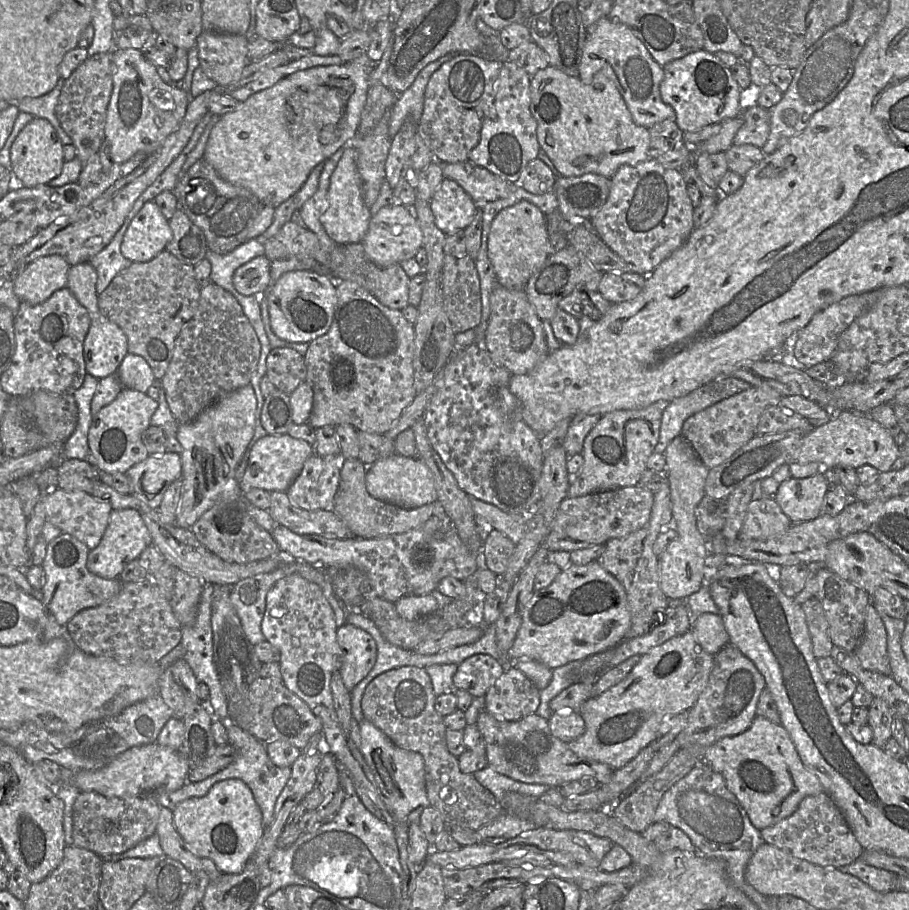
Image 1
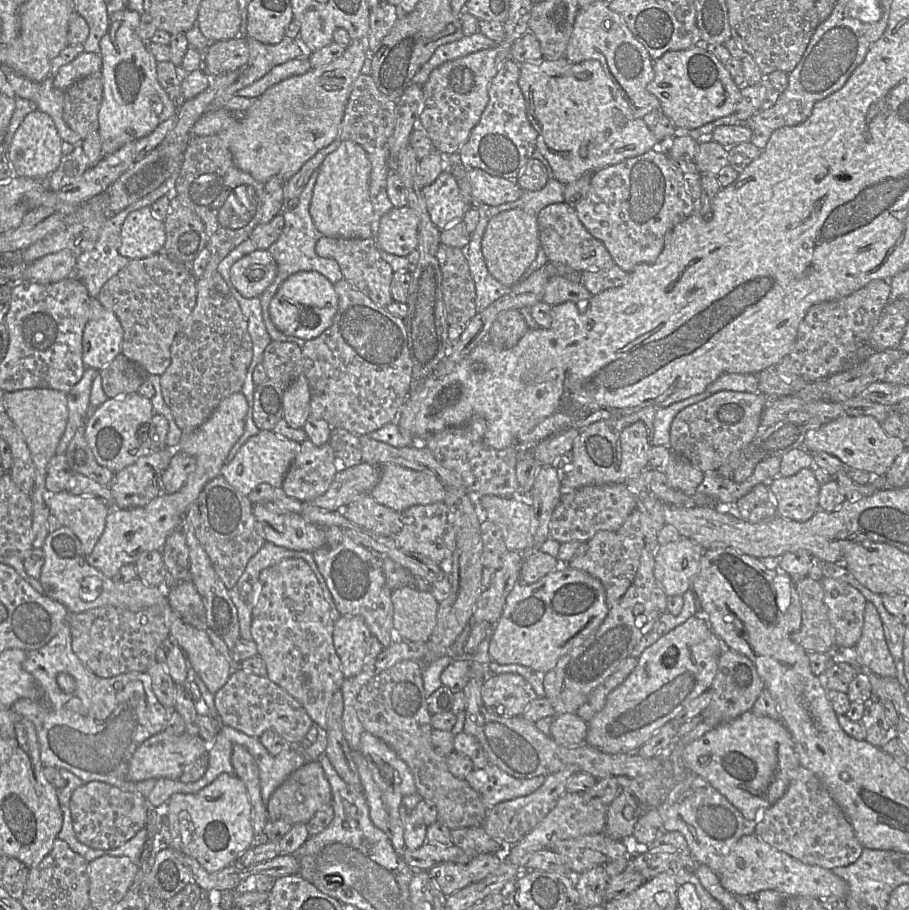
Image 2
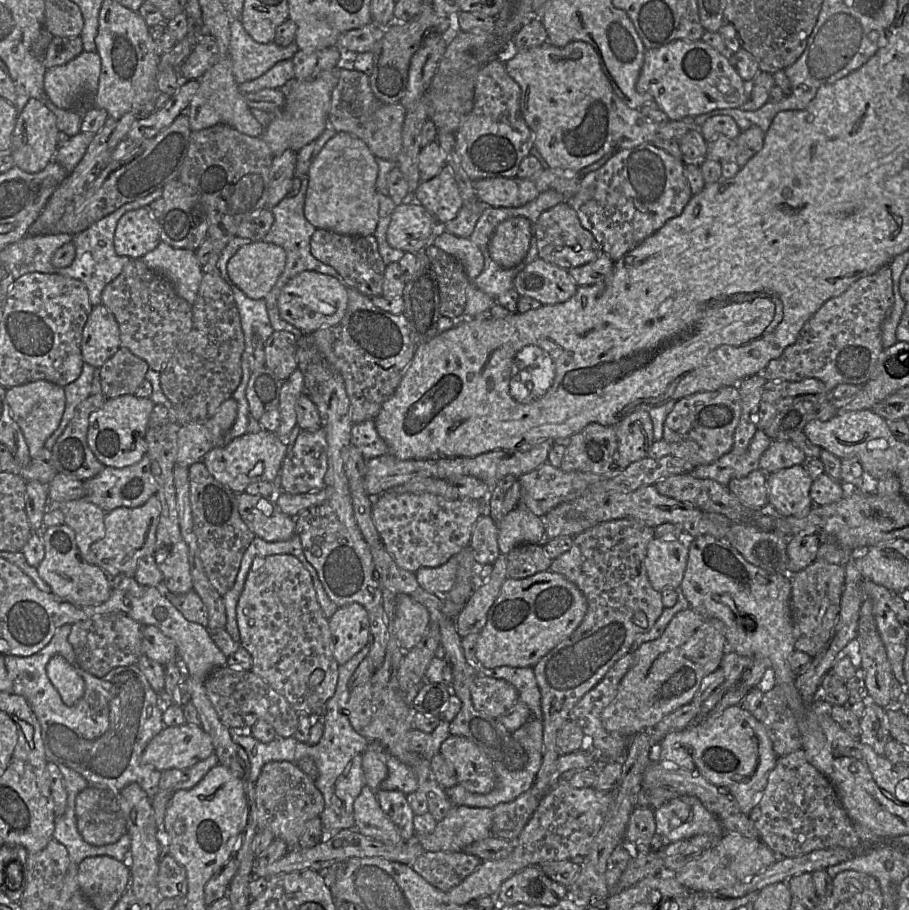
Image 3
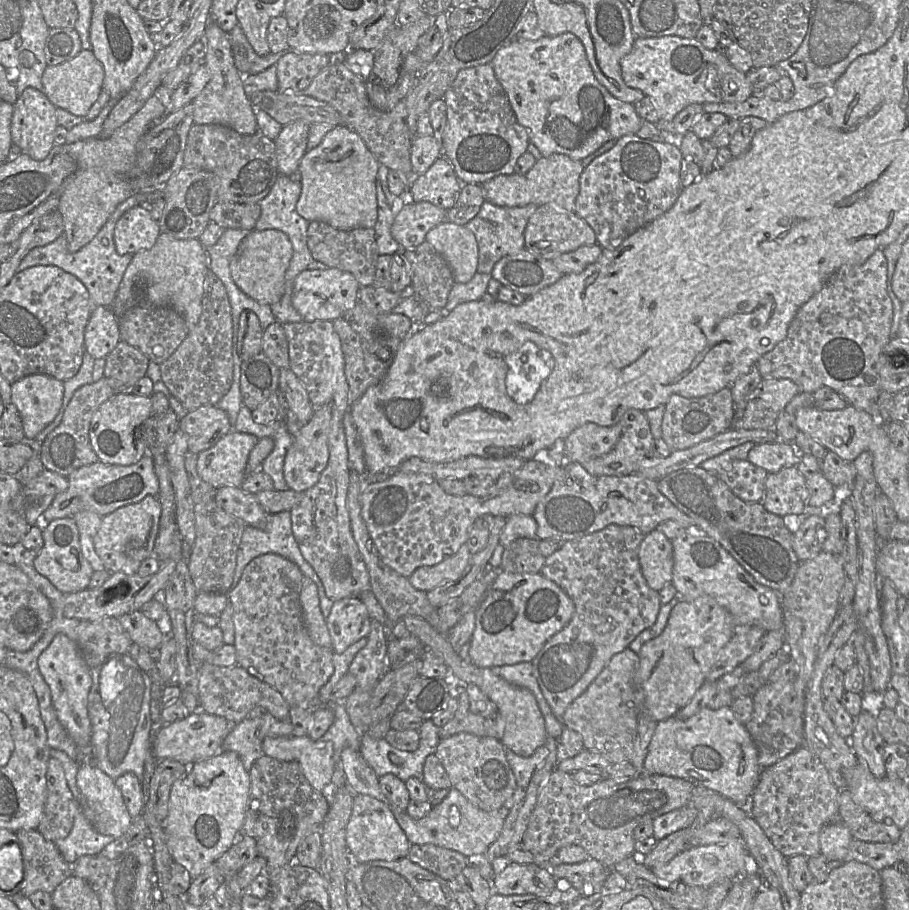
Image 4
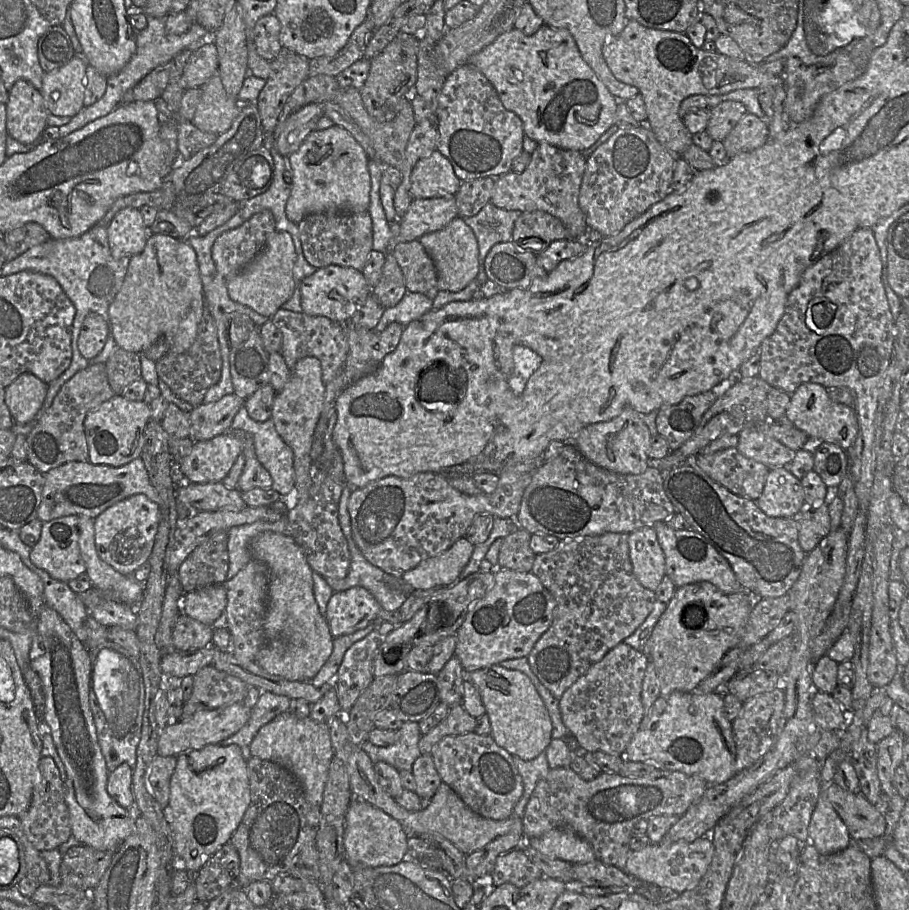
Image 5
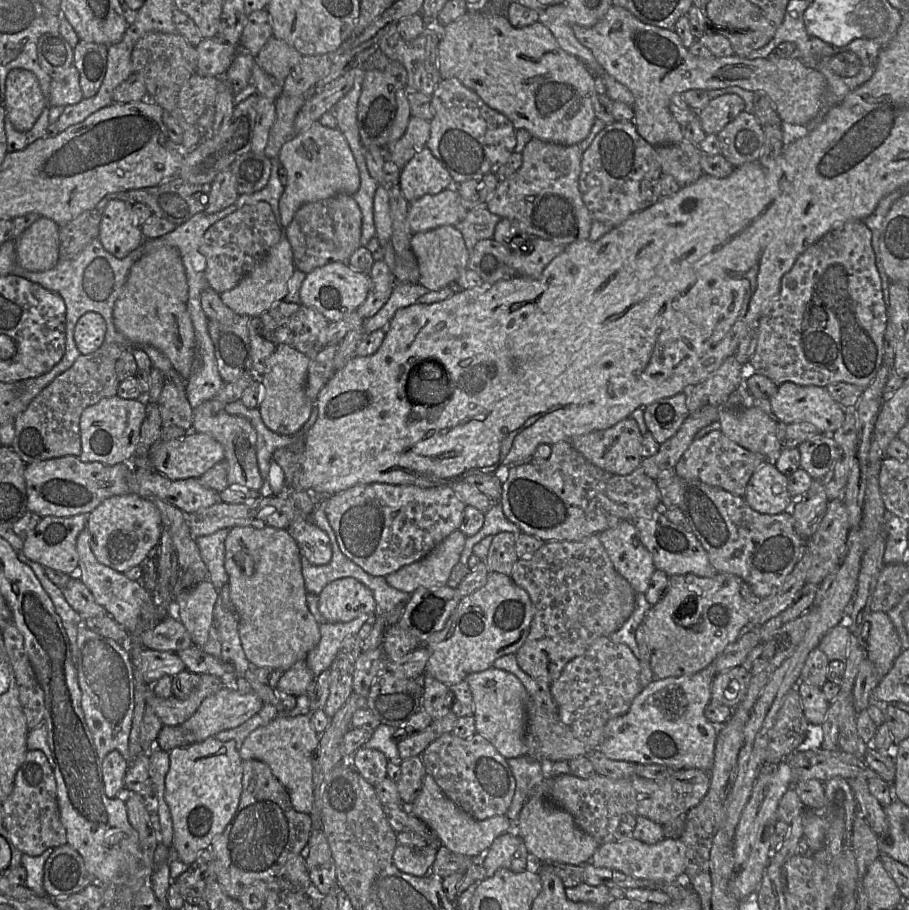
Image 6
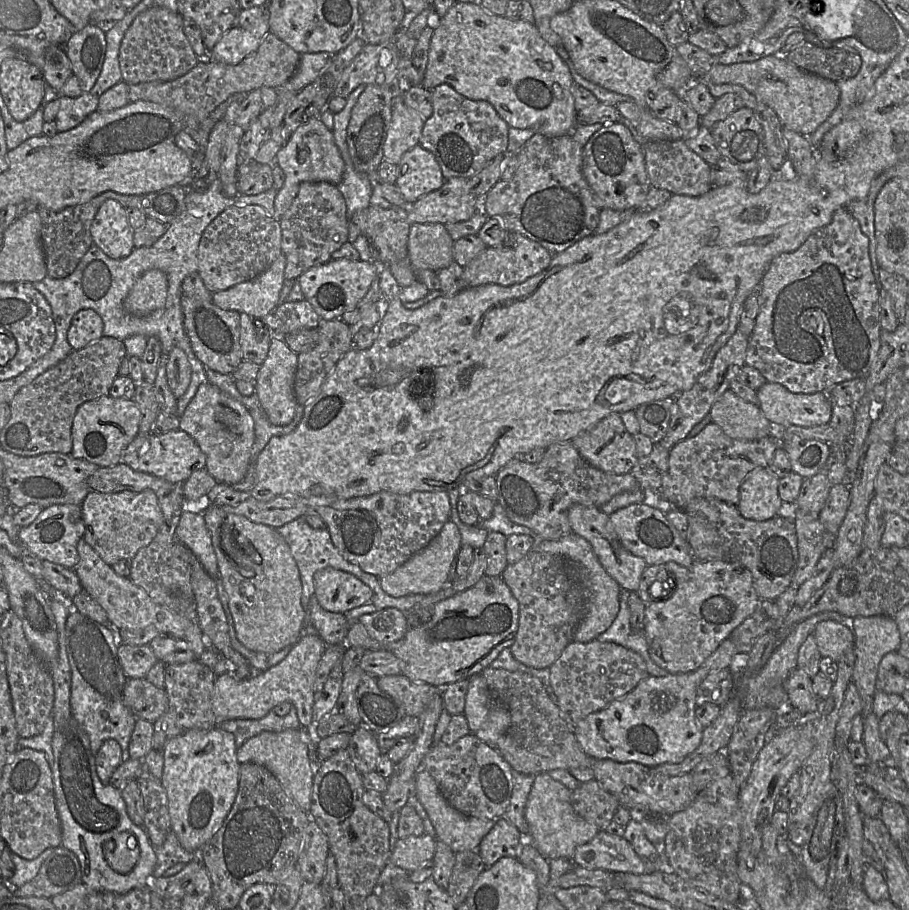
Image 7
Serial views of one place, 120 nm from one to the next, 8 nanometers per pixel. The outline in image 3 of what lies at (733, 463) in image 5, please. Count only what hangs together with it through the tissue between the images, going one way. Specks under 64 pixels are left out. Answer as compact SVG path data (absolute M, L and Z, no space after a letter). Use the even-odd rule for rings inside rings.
M754 470L743 478L732 479L727 488L746 507L754 510L768 509L767 474Z

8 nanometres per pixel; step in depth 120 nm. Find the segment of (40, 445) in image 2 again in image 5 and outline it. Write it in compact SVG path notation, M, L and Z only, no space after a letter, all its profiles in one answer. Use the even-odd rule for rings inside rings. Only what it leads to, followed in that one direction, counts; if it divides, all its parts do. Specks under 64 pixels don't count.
M31 373L19 375L5 388L5 403L15 423L26 424L35 418L41 409L48 384Z

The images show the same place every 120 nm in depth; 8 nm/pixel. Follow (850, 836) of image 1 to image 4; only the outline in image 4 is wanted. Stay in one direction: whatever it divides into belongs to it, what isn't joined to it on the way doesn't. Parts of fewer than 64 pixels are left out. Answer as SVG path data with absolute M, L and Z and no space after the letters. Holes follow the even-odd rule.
M803 745L776 763L764 767L751 800L745 805L738 806L752 815L772 844L784 856L800 854L811 857L820 854L819 835L823 826L841 821L838 805L839 790L833 784L829 772L818 757Z

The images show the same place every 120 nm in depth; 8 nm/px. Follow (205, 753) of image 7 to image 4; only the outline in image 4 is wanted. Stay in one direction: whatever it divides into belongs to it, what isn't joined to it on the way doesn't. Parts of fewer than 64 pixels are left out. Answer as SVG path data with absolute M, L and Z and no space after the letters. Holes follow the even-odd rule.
M221 750L208 759L193 763L191 770L173 783L169 796L168 814L162 821L162 825L167 835L168 849L174 861L189 871L192 880L213 864L240 837L249 793L250 774L234 751Z

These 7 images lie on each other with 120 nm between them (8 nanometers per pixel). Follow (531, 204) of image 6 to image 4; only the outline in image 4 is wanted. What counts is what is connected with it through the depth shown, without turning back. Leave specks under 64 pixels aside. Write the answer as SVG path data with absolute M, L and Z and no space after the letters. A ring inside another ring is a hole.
M552 154L550 156L543 156L536 161L534 166L523 175L499 175L482 184L485 199L490 203L500 207L524 207L529 204L537 206L553 205L557 208L567 212L575 212L575 202L579 193L580 183L579 179L584 170L581 161L573 160L563 154Z

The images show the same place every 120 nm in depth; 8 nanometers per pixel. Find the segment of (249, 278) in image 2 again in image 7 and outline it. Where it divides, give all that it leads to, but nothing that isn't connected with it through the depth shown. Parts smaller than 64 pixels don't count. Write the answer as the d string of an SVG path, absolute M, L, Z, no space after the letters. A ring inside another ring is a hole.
M283 253L271 266L251 280L213 293L213 303L221 309L264 317L280 304L279 295L285 281L286 257Z

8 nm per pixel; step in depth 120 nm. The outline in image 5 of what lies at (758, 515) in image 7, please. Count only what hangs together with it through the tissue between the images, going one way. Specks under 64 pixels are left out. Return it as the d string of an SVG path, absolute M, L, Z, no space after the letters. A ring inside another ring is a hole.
M787 467L769 470L763 491L755 502L764 514L772 518L796 518L806 507L800 479Z

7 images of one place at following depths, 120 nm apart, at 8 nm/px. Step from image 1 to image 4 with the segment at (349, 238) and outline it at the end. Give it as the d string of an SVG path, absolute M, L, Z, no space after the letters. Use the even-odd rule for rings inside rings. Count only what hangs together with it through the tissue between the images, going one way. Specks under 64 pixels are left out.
M346 126L333 127L317 147L306 151L300 161L301 195L296 204L297 213L308 222L321 221L341 231L373 228L378 216L375 184L379 164L353 130Z

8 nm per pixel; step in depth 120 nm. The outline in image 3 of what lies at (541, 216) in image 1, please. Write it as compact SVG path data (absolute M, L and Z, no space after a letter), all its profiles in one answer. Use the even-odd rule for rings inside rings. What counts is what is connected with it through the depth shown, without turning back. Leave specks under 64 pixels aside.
M525 217L502 221L492 234L488 250L502 268L513 268L526 257L533 236L533 224Z

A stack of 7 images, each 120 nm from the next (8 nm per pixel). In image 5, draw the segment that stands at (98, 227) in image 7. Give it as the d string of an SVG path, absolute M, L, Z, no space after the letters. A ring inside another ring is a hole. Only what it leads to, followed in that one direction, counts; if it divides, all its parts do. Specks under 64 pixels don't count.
M125 207L119 210L107 226L112 257L121 259L142 252L151 234L149 227L143 222L139 209Z

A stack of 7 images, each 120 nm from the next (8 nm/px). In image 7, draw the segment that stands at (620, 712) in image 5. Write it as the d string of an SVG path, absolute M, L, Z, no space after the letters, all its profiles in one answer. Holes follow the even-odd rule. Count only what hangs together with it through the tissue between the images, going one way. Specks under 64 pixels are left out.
M596 639L587 643L572 641L550 667L550 685L561 716L570 728L626 695L648 676L646 663L638 653Z

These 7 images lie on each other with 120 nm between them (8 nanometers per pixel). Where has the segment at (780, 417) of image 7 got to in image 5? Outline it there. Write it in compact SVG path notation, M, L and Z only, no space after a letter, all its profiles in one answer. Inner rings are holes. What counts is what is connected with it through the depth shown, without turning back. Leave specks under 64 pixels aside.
M802 383L792 394L785 417L805 432L813 442L835 444L844 451L854 443L859 425L853 406L832 401L827 388L818 383Z

